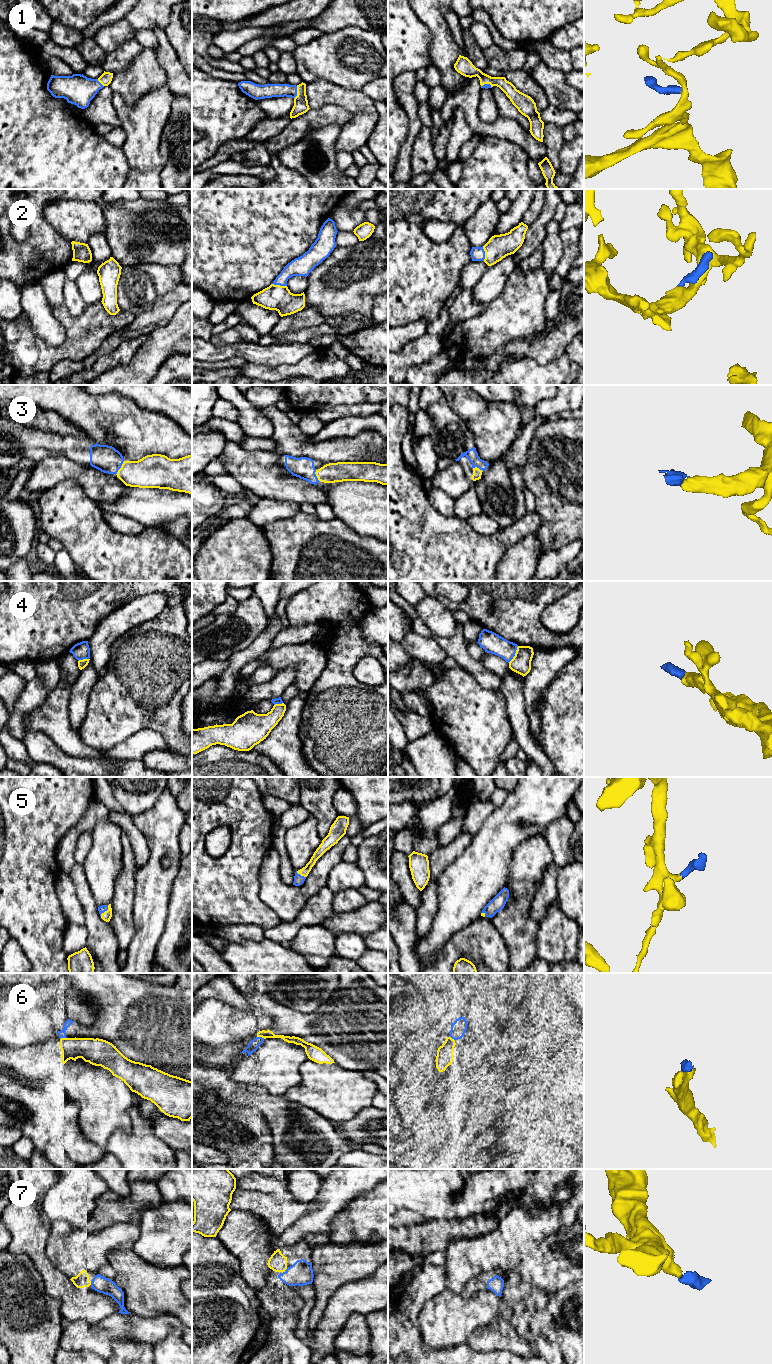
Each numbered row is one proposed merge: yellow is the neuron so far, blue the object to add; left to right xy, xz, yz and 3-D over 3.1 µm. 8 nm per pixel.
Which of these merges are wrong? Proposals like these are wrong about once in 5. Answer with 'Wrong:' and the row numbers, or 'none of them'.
Wrong: 4, 6

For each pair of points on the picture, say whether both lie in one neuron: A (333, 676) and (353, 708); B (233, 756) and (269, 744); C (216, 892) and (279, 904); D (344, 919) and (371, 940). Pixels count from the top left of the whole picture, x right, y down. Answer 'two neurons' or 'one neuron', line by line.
A: one neuron
B: two neurons
C: two neurons
D: two neurons

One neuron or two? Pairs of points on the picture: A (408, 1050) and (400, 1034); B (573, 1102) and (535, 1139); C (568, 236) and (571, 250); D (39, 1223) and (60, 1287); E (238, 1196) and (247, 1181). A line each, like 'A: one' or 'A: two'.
A: two
B: one
C: one
D: one
E: two

